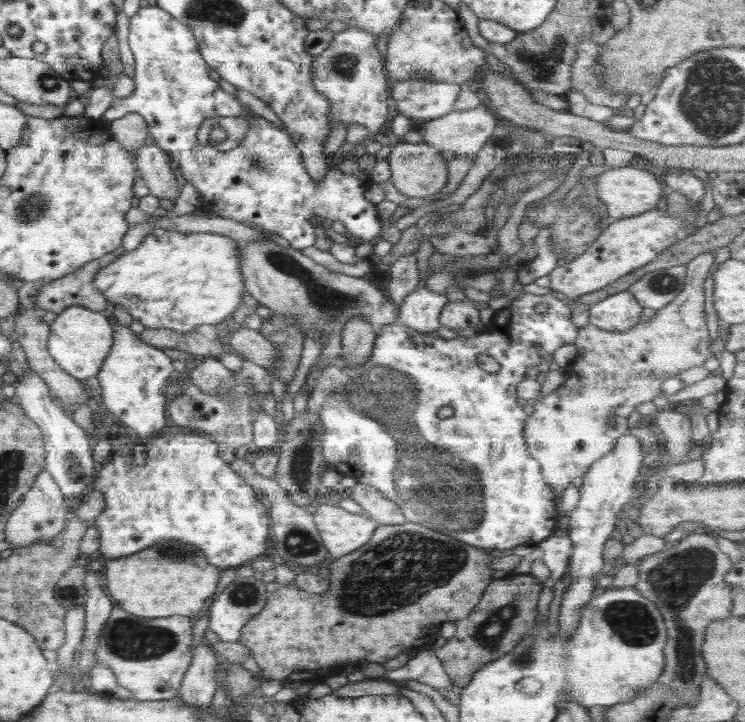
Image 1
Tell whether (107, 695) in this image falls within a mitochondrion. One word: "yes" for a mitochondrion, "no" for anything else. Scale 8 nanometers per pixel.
no

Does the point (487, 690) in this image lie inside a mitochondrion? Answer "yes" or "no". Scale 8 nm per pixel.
no

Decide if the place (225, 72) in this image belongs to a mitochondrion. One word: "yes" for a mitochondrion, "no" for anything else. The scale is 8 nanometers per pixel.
no

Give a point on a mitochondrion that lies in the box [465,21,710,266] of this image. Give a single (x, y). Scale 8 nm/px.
(542, 62)

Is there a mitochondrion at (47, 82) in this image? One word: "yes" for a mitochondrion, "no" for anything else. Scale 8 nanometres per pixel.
yes

